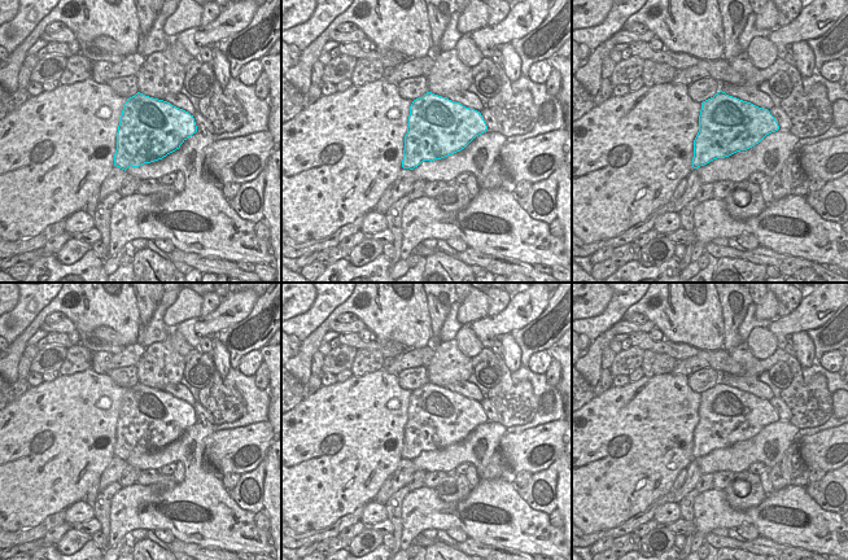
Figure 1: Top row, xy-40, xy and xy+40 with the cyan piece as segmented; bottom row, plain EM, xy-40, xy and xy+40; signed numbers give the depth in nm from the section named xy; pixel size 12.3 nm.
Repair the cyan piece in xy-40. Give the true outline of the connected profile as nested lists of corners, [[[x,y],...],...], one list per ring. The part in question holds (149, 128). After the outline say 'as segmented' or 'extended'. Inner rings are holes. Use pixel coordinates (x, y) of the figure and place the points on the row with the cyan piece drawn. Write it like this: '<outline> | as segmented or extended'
[[[137,92],[127,99],[119,118],[114,166],[126,171],[130,166],[139,167],[162,159],[196,132],[194,118],[188,111]]] | as segmented

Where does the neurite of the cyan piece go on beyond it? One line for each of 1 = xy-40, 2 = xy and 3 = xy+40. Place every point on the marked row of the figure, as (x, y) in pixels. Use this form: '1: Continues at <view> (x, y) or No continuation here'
1: No continuation here
2: No continuation here
3: No continuation here

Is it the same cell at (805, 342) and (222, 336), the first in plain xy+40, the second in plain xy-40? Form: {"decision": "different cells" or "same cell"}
{"decision": "different cells"}

